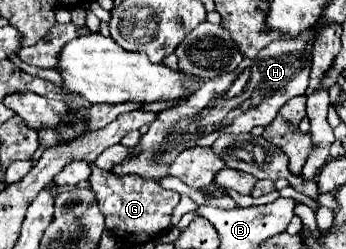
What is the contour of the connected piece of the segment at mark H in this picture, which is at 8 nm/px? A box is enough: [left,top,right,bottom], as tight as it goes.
[113,30,317,180]

